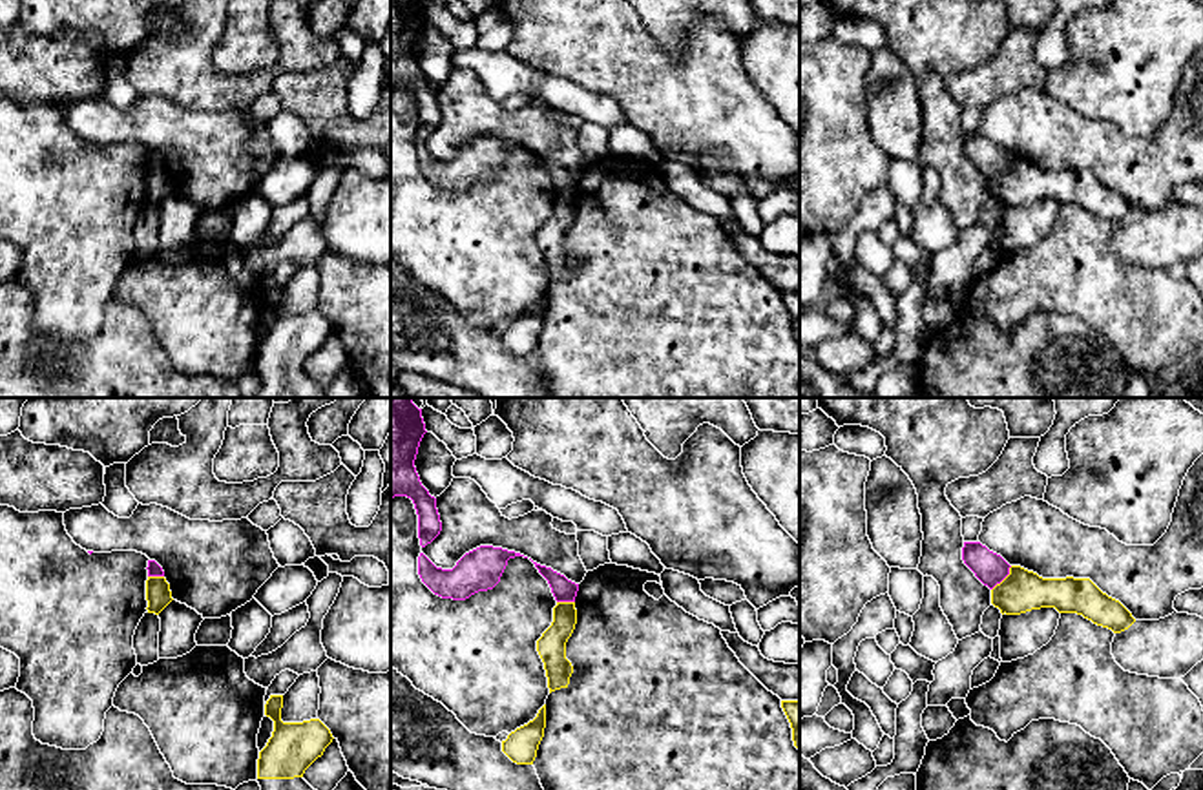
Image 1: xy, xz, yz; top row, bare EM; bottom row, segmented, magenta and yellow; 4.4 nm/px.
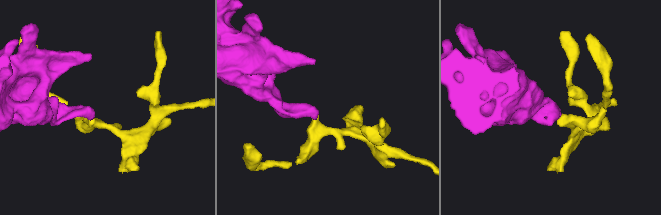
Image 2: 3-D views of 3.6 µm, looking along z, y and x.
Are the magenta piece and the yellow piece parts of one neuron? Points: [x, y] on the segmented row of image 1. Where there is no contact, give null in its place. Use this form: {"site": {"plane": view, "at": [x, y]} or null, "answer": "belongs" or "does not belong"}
{"site": {"plane": "yz", "at": [1003, 579]}, "answer": "does not belong"}

